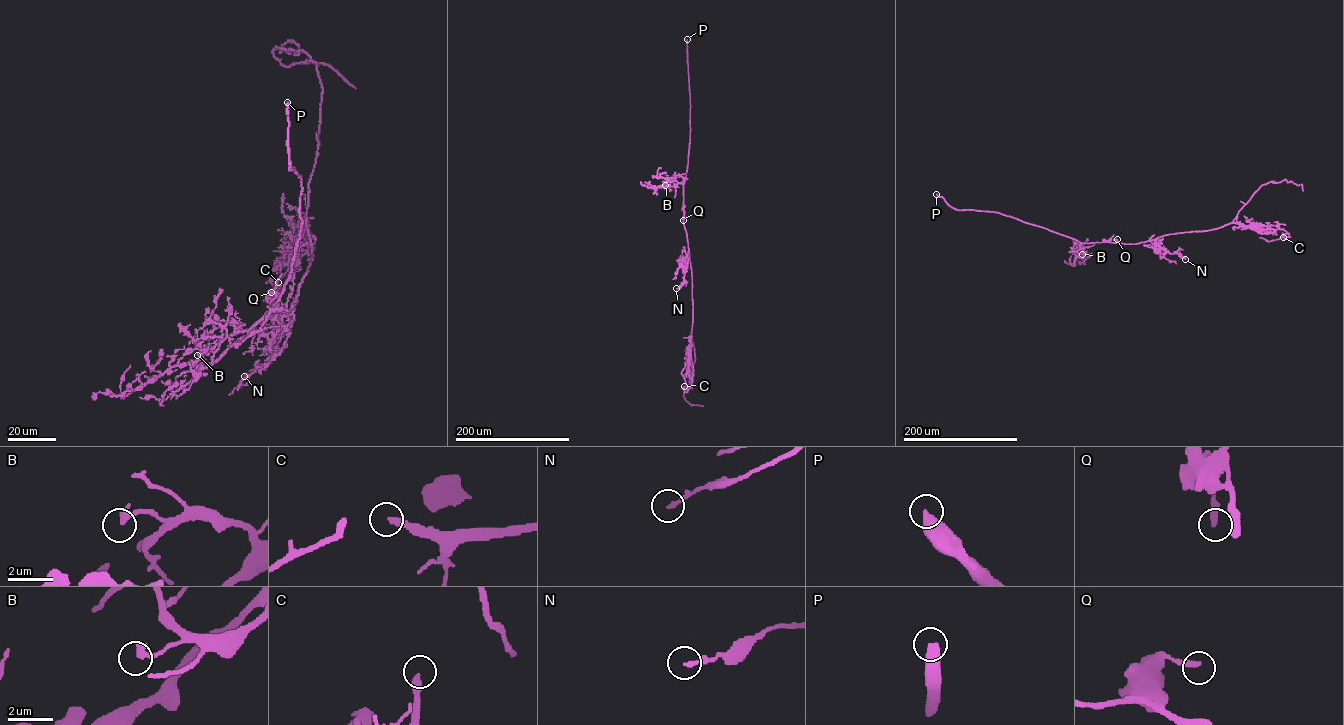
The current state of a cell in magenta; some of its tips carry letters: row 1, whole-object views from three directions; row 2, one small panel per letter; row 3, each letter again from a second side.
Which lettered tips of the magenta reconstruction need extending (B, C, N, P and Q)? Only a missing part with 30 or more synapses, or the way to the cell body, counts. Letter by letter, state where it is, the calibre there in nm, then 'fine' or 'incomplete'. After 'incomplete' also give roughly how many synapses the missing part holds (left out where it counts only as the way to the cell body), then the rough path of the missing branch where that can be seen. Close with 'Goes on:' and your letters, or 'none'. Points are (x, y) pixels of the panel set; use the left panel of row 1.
B: (197, 355) | 280 nm | fine
C: (278, 282) | 280 nm | incomplete | 80 syn | (278, 282), (269, 280), (265, 259)
N: (244, 376) | 150 nm | fine
P: (287, 102) | 440 nm | incomplete | 1500 syn
Q: (271, 292) | 240 nm | fine
Goes on: C, P

